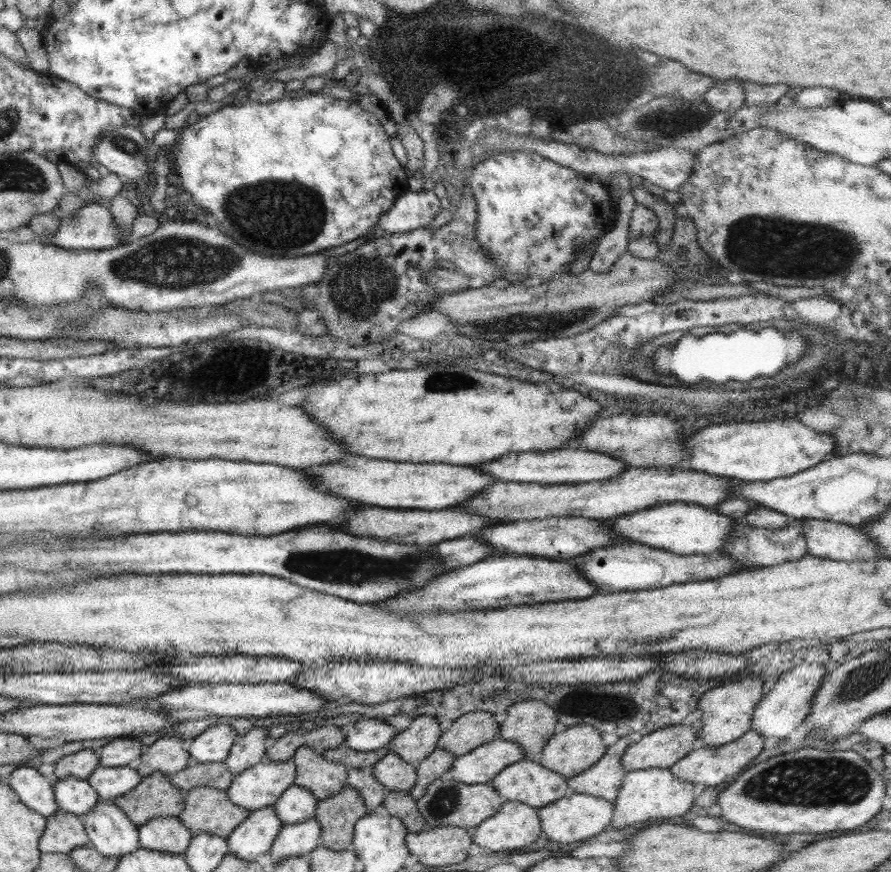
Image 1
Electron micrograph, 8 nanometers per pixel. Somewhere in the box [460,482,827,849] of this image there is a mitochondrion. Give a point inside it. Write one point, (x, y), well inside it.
(570, 708)

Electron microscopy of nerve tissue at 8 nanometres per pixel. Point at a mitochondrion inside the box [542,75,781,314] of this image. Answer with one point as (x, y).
(681, 121)

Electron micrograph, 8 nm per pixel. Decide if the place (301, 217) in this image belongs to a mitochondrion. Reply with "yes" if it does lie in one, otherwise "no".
yes

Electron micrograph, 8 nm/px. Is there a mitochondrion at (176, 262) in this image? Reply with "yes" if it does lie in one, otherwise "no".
yes

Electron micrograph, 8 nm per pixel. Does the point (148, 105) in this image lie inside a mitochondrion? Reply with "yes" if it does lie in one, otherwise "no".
no

